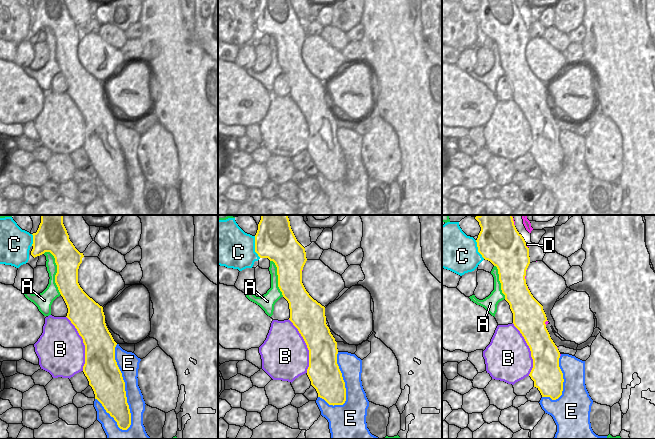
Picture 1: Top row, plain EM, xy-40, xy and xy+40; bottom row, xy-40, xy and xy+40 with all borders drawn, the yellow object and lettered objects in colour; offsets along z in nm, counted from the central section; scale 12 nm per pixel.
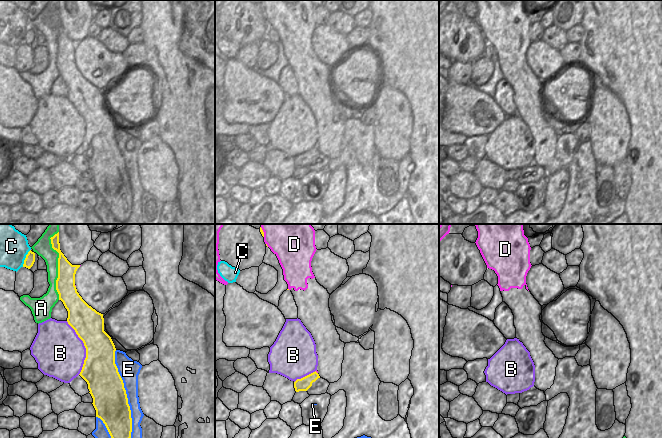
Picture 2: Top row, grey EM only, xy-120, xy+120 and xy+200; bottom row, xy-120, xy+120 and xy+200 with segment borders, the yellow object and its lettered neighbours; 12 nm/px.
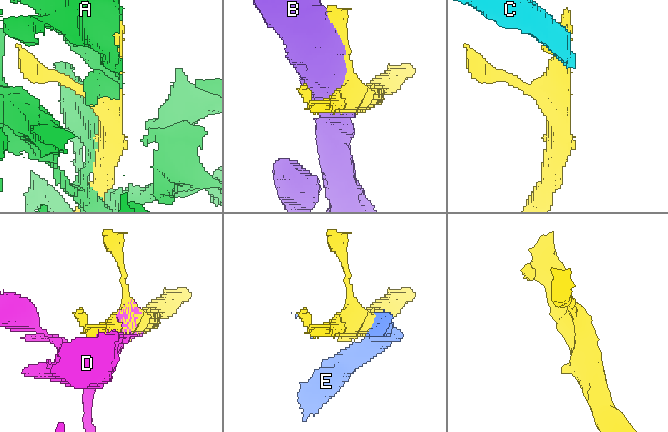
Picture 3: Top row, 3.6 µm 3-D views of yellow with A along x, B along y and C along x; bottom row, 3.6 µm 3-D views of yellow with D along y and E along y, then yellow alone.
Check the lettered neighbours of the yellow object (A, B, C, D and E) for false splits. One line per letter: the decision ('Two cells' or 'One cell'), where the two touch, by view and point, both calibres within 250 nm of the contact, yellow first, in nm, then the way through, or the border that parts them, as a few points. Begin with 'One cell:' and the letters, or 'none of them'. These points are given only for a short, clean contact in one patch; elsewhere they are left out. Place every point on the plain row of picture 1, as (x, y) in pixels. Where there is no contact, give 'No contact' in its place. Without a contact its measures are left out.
One cell: D
A: Two cells. Touches yellow at xy-40 (57, 47). Thickness 320 nm (yellow) against 150 nm
B: Two cells. Touches yellow at xy-40 (83, 118). Thickness 360 nm (yellow) against 500 nm
C: Two cells. Touches yellow at xy (255, 23). Thickness 440 nm (yellow) against 460 nm. Boundary: xy (254, 12), (254, 27), (260, 33)
D: One cell. Touches yellow at xy+40 (545, 97). Thickness 400 nm (yellow) against 30 nm
E: Two cells. Touches yellow at xy-40 (124, 163). Thickness 400 nm (yellow) against 220 nm.

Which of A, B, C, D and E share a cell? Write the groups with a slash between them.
A / B / C / D / E

